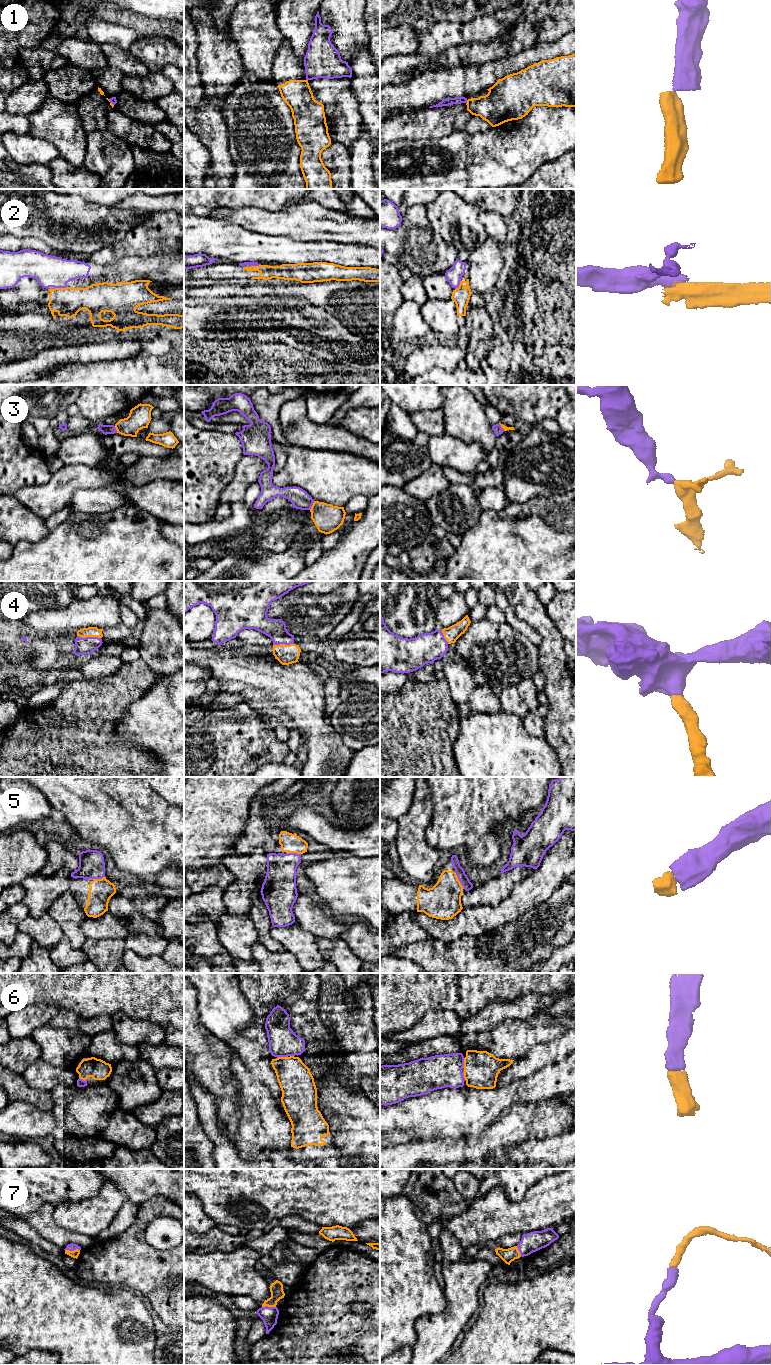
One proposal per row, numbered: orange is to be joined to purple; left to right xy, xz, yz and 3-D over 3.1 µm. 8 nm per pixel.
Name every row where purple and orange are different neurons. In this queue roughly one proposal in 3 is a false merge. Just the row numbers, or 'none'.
1, 2

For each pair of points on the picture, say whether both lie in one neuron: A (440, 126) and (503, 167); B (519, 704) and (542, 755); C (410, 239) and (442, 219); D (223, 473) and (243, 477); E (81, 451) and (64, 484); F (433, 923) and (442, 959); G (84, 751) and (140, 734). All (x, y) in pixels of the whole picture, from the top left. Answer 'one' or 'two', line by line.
A: two
B: two
C: two
D: two
E: two
F: two
G: two

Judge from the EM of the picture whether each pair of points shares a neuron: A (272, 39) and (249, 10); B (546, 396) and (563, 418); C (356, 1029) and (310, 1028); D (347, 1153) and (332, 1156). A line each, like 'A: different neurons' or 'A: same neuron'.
A: same neuron
B: different neurons
C: different neurons
D: different neurons

